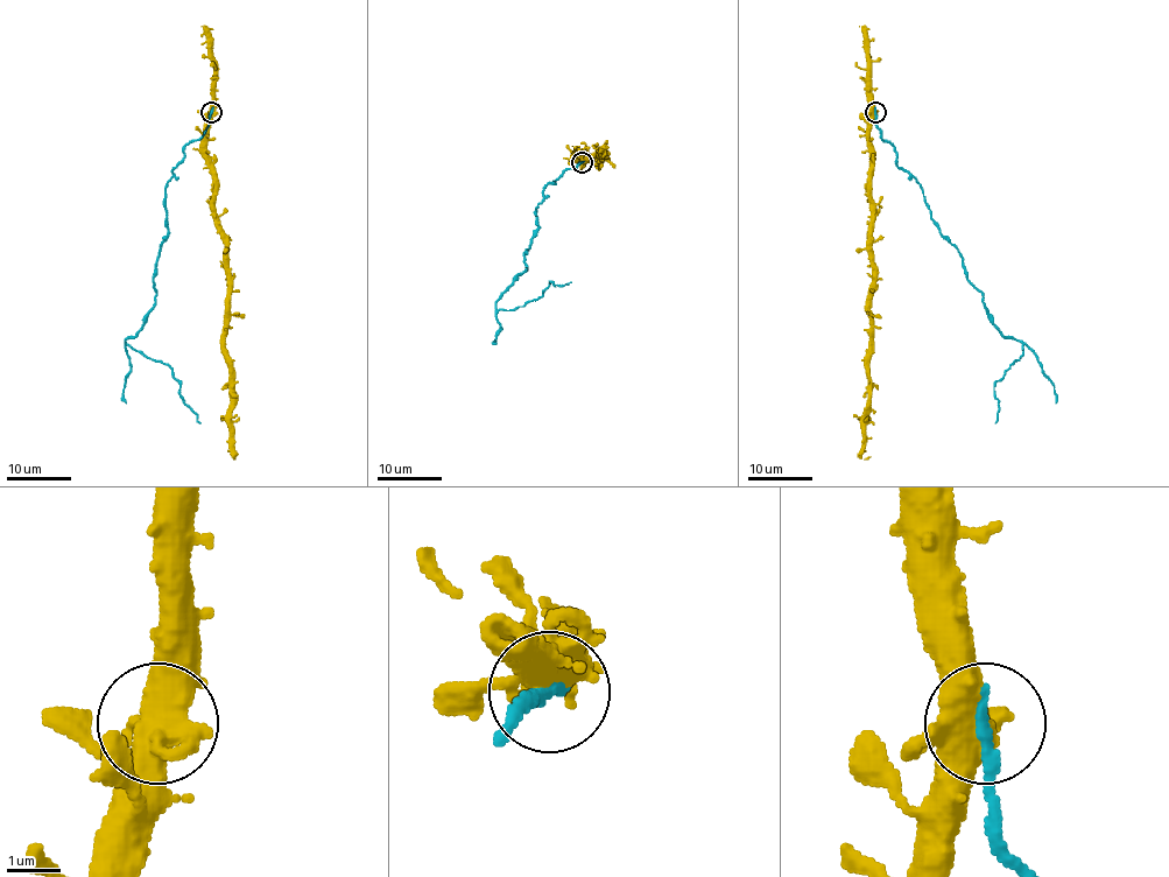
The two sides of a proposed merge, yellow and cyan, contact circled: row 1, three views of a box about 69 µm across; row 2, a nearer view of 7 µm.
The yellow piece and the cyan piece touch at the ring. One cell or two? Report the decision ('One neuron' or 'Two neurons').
Two neurons

